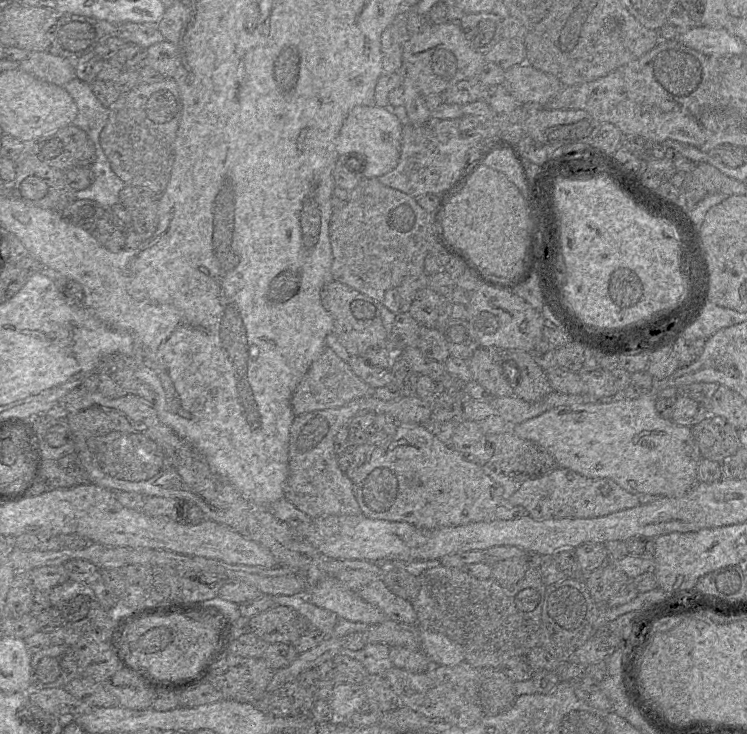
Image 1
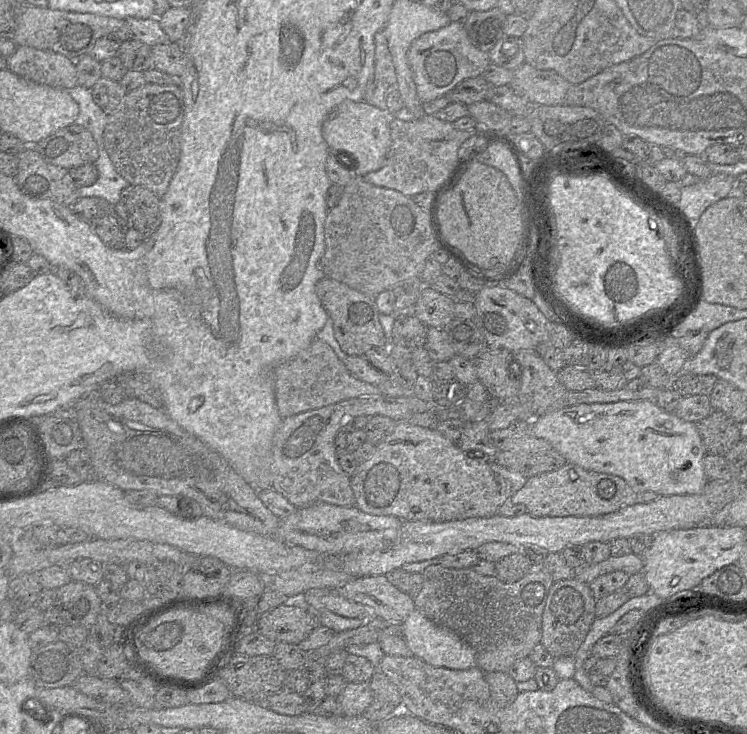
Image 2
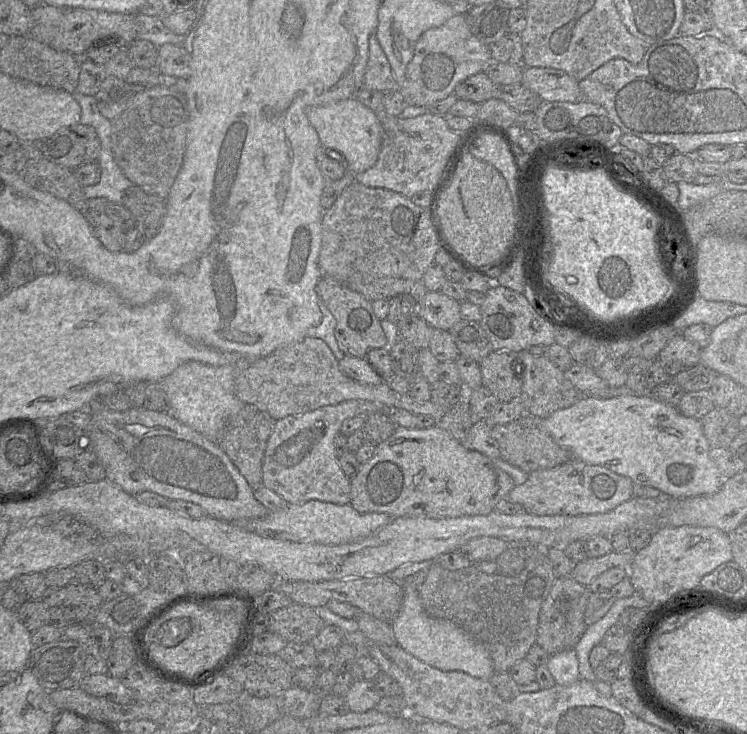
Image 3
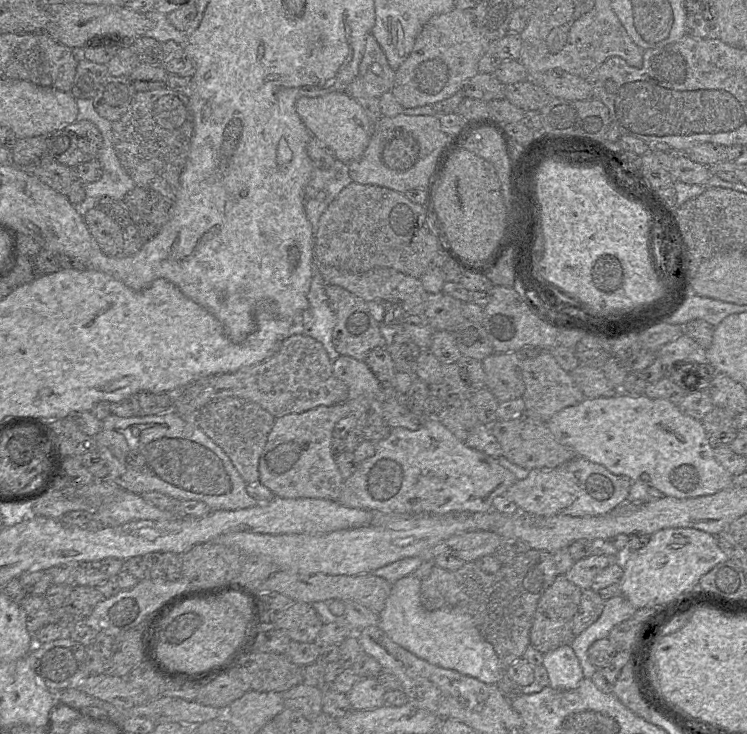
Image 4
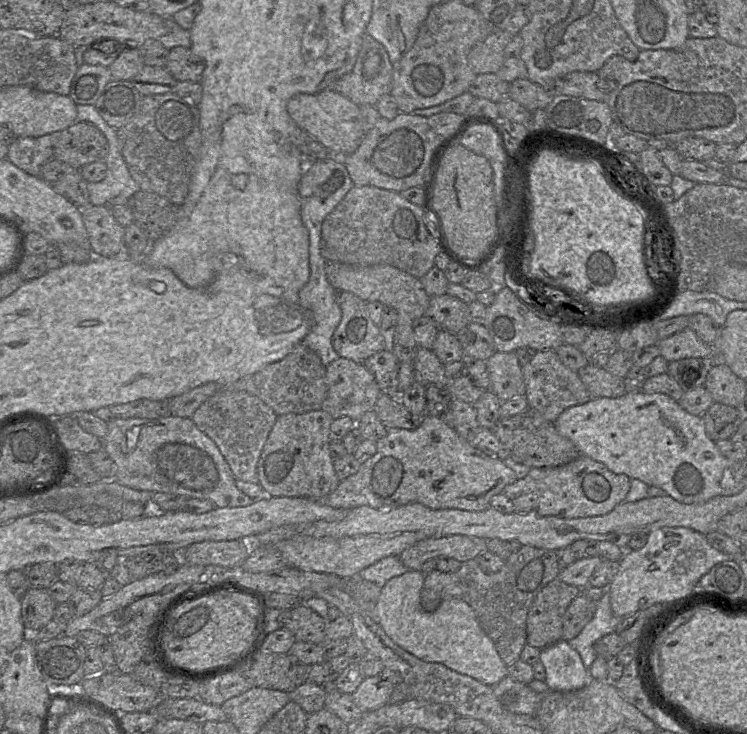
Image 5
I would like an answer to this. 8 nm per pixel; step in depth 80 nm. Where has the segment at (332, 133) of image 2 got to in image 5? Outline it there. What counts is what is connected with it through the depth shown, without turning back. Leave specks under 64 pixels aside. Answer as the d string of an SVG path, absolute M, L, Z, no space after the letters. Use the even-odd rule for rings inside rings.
M325 89L316 94L296 94L288 100L286 108L296 126L318 140L332 156L351 154L365 136L359 106L333 89Z

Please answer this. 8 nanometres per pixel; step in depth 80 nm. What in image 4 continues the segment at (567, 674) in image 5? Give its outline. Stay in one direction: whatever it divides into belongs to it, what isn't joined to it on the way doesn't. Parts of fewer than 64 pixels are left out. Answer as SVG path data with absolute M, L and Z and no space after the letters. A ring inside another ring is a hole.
M571 645L560 646L544 654L542 665L548 672L549 687L555 690L574 689L584 679L579 659Z

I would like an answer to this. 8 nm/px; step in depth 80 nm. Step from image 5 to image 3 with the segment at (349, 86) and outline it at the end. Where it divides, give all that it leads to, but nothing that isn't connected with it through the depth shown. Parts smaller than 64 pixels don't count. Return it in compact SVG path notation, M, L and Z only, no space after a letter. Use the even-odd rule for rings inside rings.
M375 33L369 37L368 60L362 88L381 92L397 90L391 66Z

